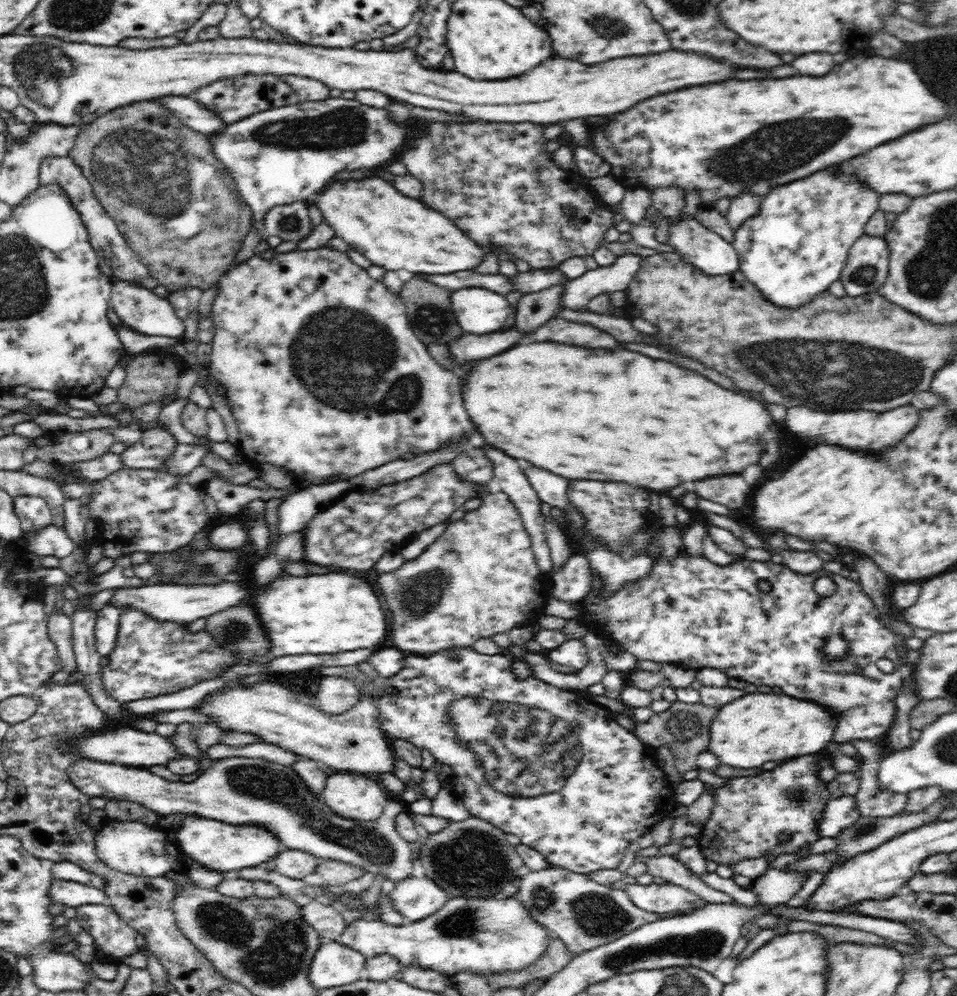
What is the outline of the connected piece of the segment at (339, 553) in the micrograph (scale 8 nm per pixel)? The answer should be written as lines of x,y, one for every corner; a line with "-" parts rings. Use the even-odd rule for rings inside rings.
438,463
427,471
404,482
398,482
390,486
384,486
370,493
348,492
342,502
338,501
326,512
318,512
304,529
306,535
306,556
303,560
320,564
322,566
334,566
336,568
356,570
359,572
372,572
372,566
376,561
388,552
398,549
405,541
417,533
422,532
436,524
444,522
452,512
456,512
468,500
481,498
482,485
464,480
458,477
452,463

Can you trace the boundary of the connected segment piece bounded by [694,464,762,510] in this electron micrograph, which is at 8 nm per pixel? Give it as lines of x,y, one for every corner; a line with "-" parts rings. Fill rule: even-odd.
752,464
738,474
724,474
724,476
720,474
720,476
708,476
696,480
694,492
728,510
734,510
746,504
746,496
750,496
750,490
756,486
760,476
762,476
762,468
758,464

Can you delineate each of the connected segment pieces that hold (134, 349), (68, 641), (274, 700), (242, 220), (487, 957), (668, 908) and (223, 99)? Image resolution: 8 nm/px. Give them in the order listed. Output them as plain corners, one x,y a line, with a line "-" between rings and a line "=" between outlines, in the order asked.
114,325
113,329
122,343
123,350
135,355
151,349
165,349
183,343
184,338
172,336
146,336
123,325
=
53,607
48,617
48,638
56,645
56,653
60,657
62,668
54,678
61,680
77,668
73,650
72,622
60,609
=
262,681
261,683
250,683
246,685
246,683
241,682
239,685
234,687
222,687
221,689
209,692
196,706
194,707
202,716
208,716
210,719
210,723
216,726
216,729
220,729
224,735
230,735
234,733
242,733
242,734
253,734
253,736
257,736
259,740
263,743
272,744
274,746
278,746
284,750
302,755
312,761
318,761
324,768
334,768
334,769
345,769
345,770
354,770
356,773
361,772
393,772
393,766
395,762
394,753
391,752
391,748
389,745
390,739
380,731
380,722
379,722
379,710
377,707
377,699
374,698
374,695
370,695
368,691
359,690
358,702
352,706
350,710
343,712
339,715
332,715
328,713
324,713
314,702
310,702
308,699
304,699
302,696
298,697
298,694
293,692
290,689
283,687
276,681
=
159,99
153,101
139,101
130,103
107,112
100,116
95,122
82,125
80,132
76,134
74,147
68,151
70,157
83,176
89,180
96,200
100,201
103,209
115,220
118,229
127,240
131,250
136,251
140,261
148,267
149,276
156,279
170,293
186,288
206,289
215,284
224,274
228,274
236,266
234,261
236,253
241,249
242,240
248,234
252,226
252,213
241,194
237,192
236,185
231,183
229,171
214,156
214,146
210,136
196,132
184,125
173,112
170,111
=
500,894
483,897
452,896
434,914
406,926
388,926
376,920
367,922
365,919
360,919
347,926
343,933
334,940
367,958
389,954
398,960
401,968
412,968
413,966
422,970
432,970
447,978
462,974
462,972
473,972
488,979
498,976
498,974
522,972
522,970
530,968
534,962
538,962
548,952
550,942
554,939
548,933
548,929
532,917
532,913
528,911
526,905
516,896
=
618,881
609,887
625,890
630,900
638,908
646,912
660,914
662,918
670,917
669,914
673,916
674,913
676,915
690,913
692,910
708,903
699,896
672,883
669,885
656,883
642,885
640,883
629,884
=
266,74
266,76
240,76
240,78
232,78
232,80
218,80
218,82
210,84
210,86
200,88
198,92
194,92
193,98
202,103
203,106
208,106
211,110
216,111
229,126
245,120
258,112
293,106
302,102
290,83
272,74

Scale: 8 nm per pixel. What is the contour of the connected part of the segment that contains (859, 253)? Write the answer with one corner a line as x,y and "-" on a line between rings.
862,236
850,250
842,270
845,294
856,297
876,291
889,271
889,250
884,238

